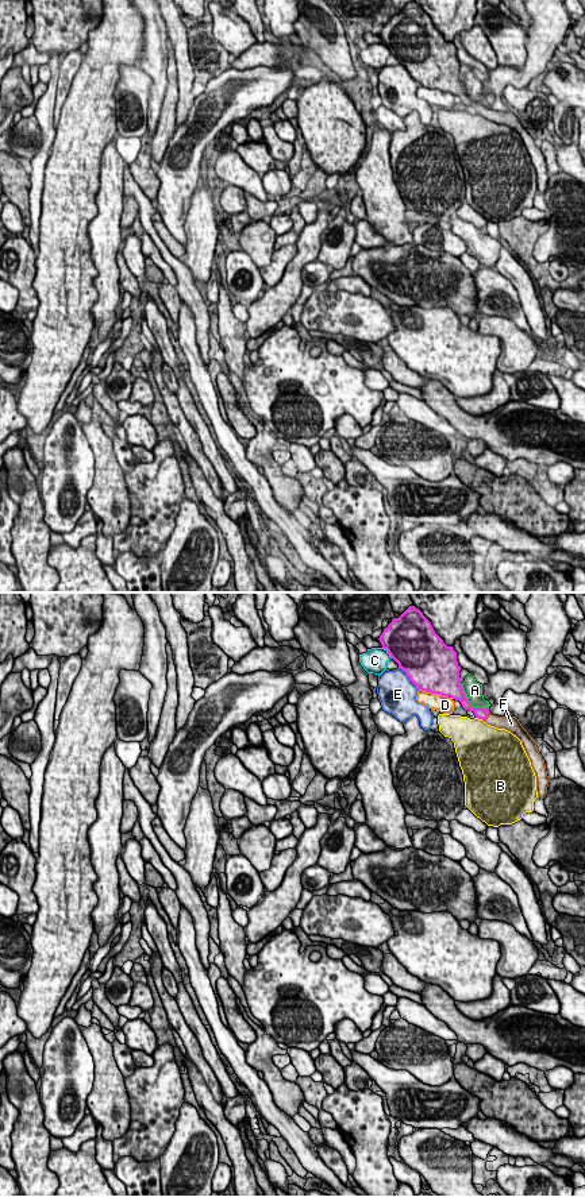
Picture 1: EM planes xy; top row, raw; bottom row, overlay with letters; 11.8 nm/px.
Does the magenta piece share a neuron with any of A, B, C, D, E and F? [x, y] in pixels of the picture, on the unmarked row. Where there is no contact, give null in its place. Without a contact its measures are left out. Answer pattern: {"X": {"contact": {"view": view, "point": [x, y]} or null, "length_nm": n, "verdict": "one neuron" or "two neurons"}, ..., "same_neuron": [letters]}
{"A": {"contact": {"view": "xy", "point": [469, 97]}, "length_nm": 460, "verdict": "two neurons"}, "B": {"contact": {"view": "xy", "point": [478, 114]}, "length_nm": 90, "verdict": "two neurons"}, "C": {"contact": {"view": "xy", "point": [388, 47]}, "length_nm": 190, "verdict": "two neurons"}, "D": {"contact": {"view": "xy", "point": [434, 88]}, "length_nm": 360, "verdict": "two neurons"}, "E": {"contact": {"view": "xy", "point": [408, 72]}, "length_nm": 360, "verdict": "two neurons"}, "F": {"contact": {"view": "xy", "point": [487, 112]}, "length_nm": 140, "verdict": "one neuron"}, "same_neuron": ["F"]}

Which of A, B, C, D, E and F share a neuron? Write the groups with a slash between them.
A / B / C / D / E / F

